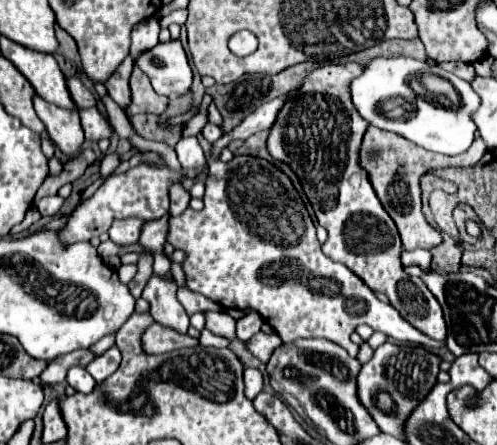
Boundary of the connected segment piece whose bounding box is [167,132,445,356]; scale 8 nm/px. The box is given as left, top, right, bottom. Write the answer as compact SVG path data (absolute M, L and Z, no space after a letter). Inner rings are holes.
M201 132L197 134L197 138L201 142L201 148L205 150L205 158L209 164L203 198L205 208L201 212L193 212L191 208L187 208L181 216L171 218L167 234L167 242L173 244L173 248L181 248L187 252L183 270L189 290L199 292L225 308L259 312L261 318L281 336L285 344L299 338L325 338L343 346L351 356L357 356L359 346L351 342L351 334L359 324L367 324L373 330L383 332L400 343L410 342L431 348L439 348L445 344L427 338L423 332L417 332L407 320L401 318L401 314L391 304L381 302L373 290L365 288L365 282L357 278L357 274L323 254L305 202L301 200L299 192L285 172L281 172L265 158L257 156L235 156L231 162L209 158L211 144L201 138Z

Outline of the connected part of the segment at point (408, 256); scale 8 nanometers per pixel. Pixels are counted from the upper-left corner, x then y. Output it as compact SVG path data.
M411 250L411 252L403 252L401 262L411 262L411 264L419 266L421 270L431 270L431 252L429 252L429 250Z

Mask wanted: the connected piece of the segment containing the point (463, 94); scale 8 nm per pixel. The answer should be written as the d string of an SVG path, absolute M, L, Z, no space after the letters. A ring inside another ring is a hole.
M401 56L375 58L365 66L363 74L351 82L351 98L359 114L371 126L393 130L403 138L423 146L425 150L439 152L445 156L457 156L467 152L475 140L477 126L473 122L473 114L477 112L481 98L479 94L475 94L473 86L467 80L461 80L459 76L445 72L439 66L427 62L415 62L413 58L403 58L403 72L401 72ZM417 74L433 74L451 82L453 94L435 96L435 94L427 94L425 88L423 92L417 92L411 86L411 80L417 78Z

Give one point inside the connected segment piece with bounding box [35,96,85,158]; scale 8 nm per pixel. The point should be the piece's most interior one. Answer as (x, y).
(63, 126)

